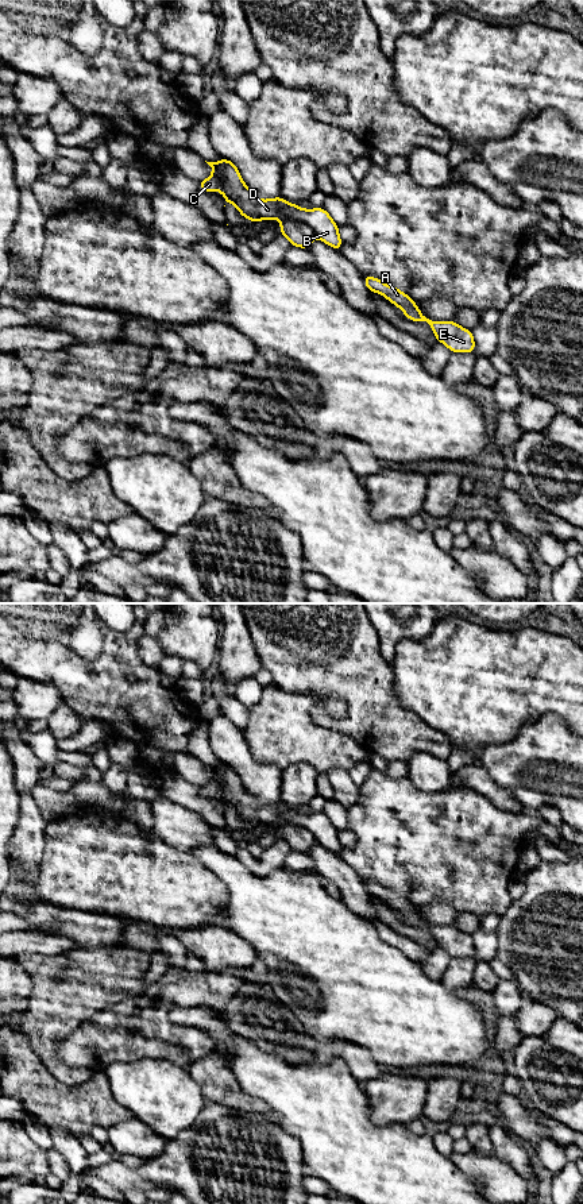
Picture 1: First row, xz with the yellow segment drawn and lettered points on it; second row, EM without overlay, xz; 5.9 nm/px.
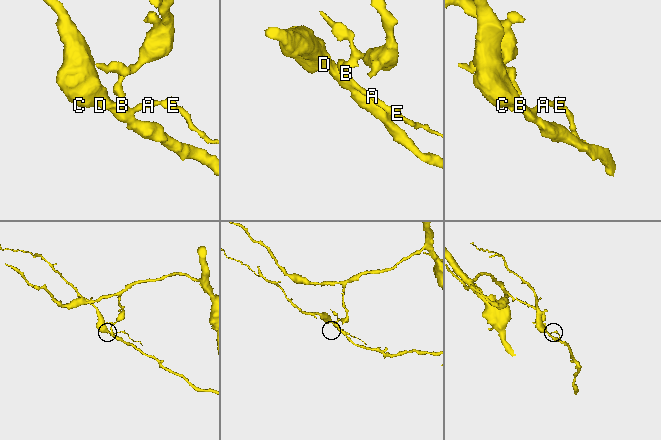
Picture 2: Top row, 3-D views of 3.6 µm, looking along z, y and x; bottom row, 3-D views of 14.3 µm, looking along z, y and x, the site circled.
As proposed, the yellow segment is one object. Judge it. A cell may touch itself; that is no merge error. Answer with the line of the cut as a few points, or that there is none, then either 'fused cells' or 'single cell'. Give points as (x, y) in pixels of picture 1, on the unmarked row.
xz (281, 811), (288, 821), (302, 825), (316, 840) | fused cells

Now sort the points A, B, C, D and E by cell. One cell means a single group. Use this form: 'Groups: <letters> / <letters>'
Groups: A B E / C D

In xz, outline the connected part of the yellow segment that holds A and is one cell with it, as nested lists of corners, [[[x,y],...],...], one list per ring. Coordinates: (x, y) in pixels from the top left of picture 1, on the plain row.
[[[363,880],[368,896],[375,896],[386,902],[391,908],[397,910],[408,925],[426,926],[437,946],[441,946],[451,957],[471,957],[475,958],[475,946],[471,934],[462,933],[456,926],[432,926],[426,923],[408,899],[393,892],[381,884]]]

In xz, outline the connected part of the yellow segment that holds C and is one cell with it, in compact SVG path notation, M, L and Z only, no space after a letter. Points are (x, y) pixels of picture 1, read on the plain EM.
M221 761L219 768L206 767L213 779L197 786L204 796L220 795L224 799L225 810L233 809L239 818L251 827L259 825L278 823L281 826L281 838L294 852L308 853L316 842L313 834L304 826L292 825L282 817L283 810L290 810L281 800L270 804L258 804L254 796L243 787L236 769Z

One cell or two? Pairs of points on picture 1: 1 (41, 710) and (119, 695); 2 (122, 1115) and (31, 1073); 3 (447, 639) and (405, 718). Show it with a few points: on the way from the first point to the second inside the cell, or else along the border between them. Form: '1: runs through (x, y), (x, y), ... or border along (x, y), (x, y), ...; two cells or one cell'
1: border along (37, 682), (53, 685), (64, 701); two cells
2: runs through (99, 1108), (64, 1106), (54, 1096); one cell
3: border along (393, 683), (397, 701), (435, 728); two cells

